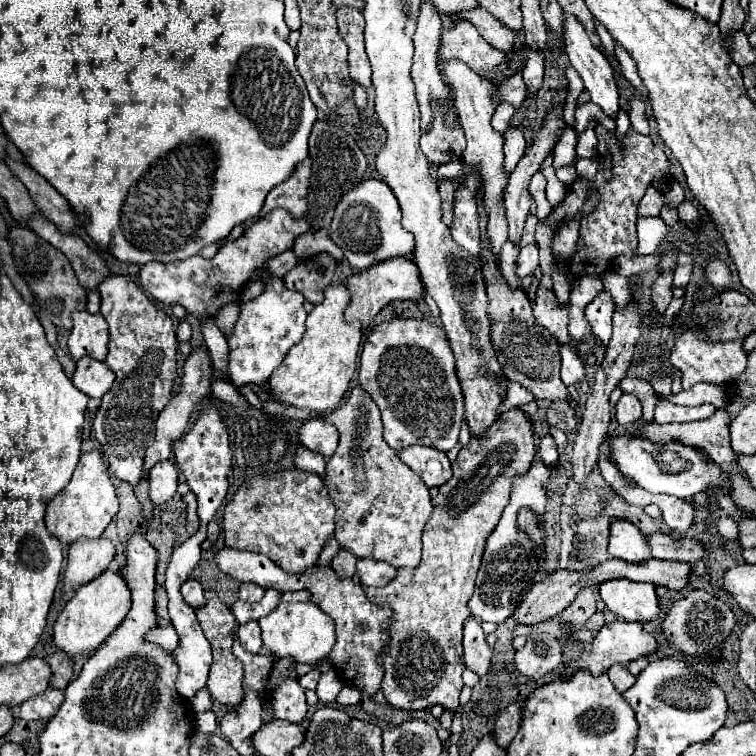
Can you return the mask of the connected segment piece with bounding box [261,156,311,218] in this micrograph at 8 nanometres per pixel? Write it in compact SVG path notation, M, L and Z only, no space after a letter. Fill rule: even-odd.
M307 156L303 162L299 162L293 170L293 174L277 184L265 200L265 206L261 210L261 216L275 208L285 208L289 210L295 218L301 218L307 210L307 188L309 188L309 178L311 178L311 158Z

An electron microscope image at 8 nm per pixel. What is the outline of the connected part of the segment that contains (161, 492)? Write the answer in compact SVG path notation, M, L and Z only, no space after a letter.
M161 460L151 468L149 476L149 496L153 504L161 504L175 496L179 472L171 460Z

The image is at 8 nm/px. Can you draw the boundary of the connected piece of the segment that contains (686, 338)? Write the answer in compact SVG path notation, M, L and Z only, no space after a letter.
M685 328L671 352L671 364L681 370L683 376L683 388L691 388L697 382L709 382L715 386L725 386L727 380L737 376L741 368L747 364L747 354L743 350L743 338L735 342L705 342L697 340L697 332L691 328Z

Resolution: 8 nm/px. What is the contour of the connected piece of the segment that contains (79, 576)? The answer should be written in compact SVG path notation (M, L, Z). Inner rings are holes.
M99 536L95 540L91 538L79 538L69 546L69 562L63 576L63 592L75 592L111 564L117 550L111 540L105 536Z

